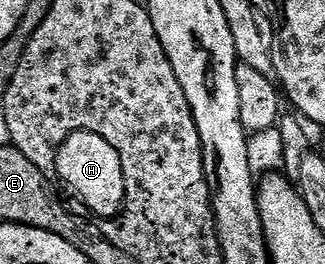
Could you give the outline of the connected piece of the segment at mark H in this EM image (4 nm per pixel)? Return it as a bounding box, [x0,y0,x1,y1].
[56,132,126,221]

